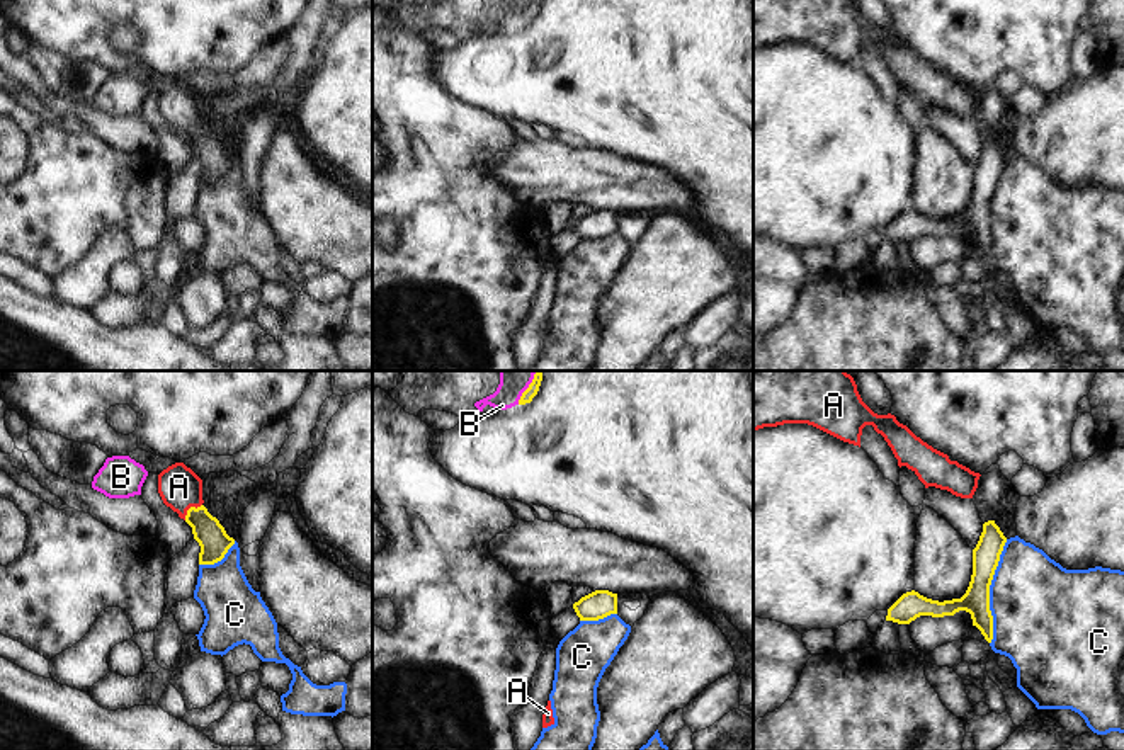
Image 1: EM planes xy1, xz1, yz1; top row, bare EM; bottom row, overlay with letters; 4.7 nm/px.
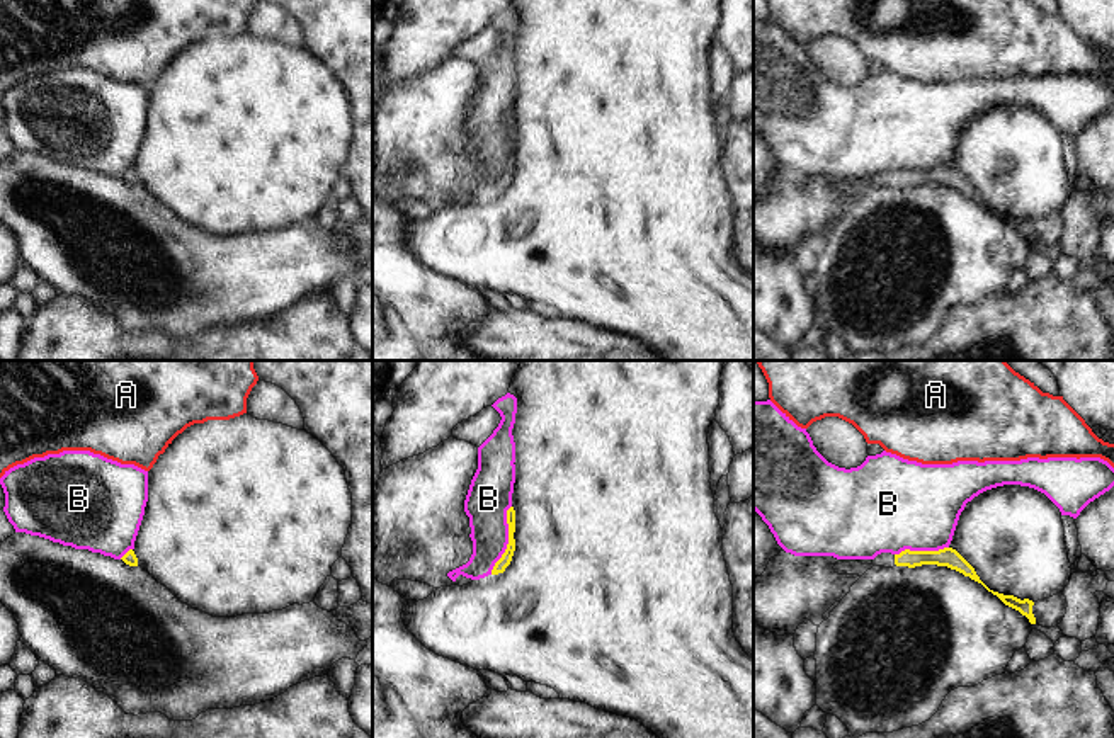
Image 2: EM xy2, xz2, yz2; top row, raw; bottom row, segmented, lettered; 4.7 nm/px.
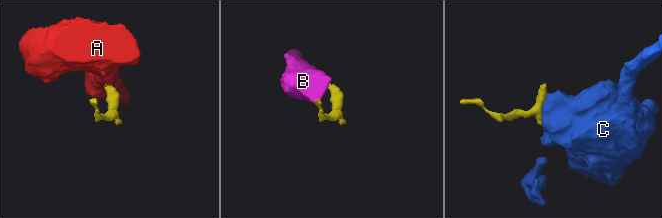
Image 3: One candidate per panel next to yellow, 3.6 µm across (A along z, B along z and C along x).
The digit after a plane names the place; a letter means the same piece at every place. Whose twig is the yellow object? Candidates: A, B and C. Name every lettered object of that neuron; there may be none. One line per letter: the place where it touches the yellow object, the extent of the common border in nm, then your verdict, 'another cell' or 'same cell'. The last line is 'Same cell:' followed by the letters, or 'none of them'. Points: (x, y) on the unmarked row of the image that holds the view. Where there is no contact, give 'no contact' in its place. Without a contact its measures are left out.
A: xy1 (189, 128) | 120 nm | same cell
B: xz2 (509, 158) | 340 nm | another cell
C: yz1 (988, 211) | 500 nm | another cell
Same cell: A

